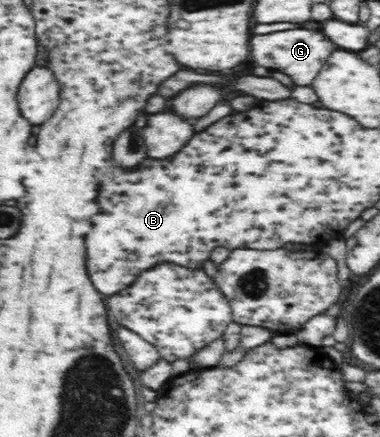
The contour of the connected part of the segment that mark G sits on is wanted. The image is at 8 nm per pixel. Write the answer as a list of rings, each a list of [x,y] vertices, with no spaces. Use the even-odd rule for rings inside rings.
[[[304,27],[270,32],[261,36],[255,34],[251,38],[251,54],[253,54],[253,60],[259,66],[281,70],[281,72],[289,74],[295,84],[311,84],[313,78],[323,68],[325,60],[337,48],[337,44],[330,38],[327,38],[322,32]]]

